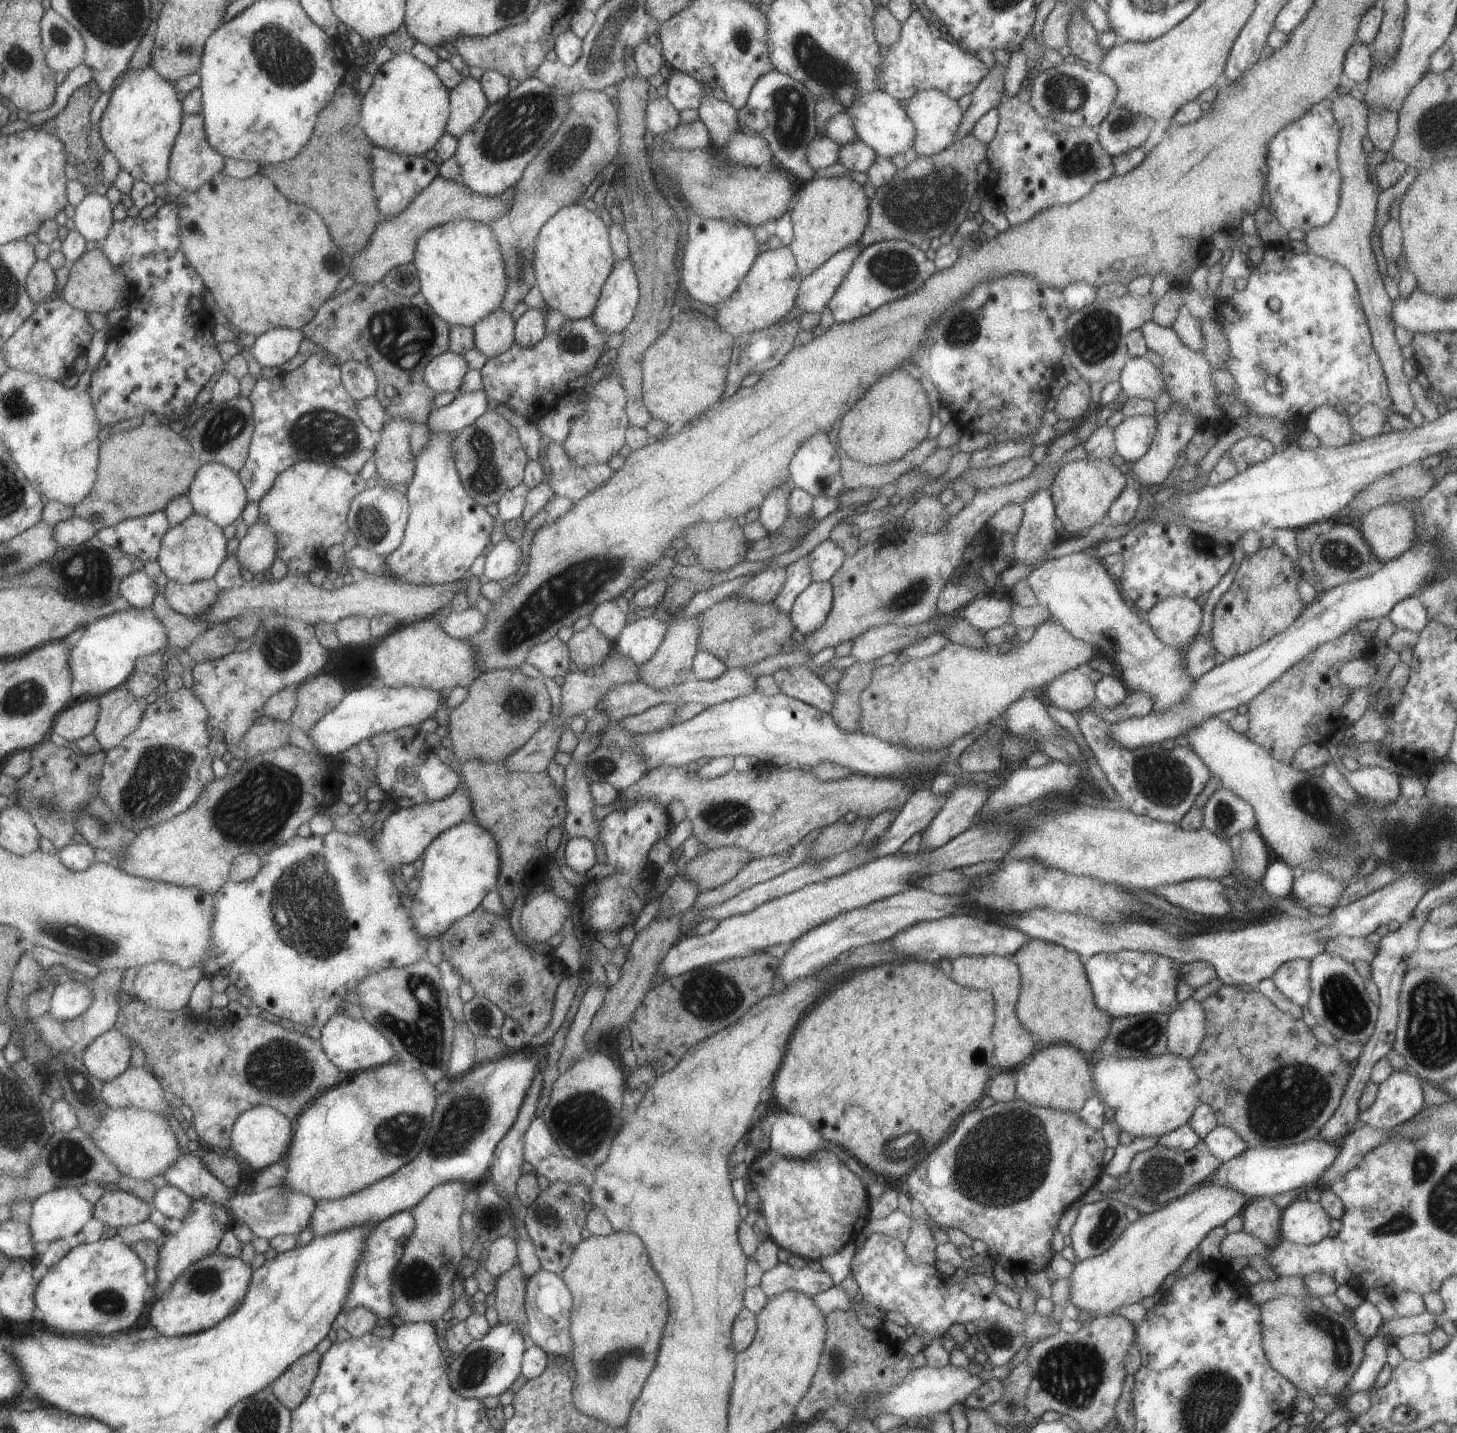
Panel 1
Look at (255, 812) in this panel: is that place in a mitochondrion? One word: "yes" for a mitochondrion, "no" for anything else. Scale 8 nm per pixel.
yes

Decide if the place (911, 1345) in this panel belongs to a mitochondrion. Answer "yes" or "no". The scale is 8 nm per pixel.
no

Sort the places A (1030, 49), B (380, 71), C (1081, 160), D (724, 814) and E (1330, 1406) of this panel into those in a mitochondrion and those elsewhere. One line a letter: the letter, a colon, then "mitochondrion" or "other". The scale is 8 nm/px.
A: other
B: other
C: mitochondrion
D: mitochondrion
E: other

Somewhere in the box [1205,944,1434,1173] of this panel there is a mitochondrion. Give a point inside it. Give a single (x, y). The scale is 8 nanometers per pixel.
(1284, 1103)

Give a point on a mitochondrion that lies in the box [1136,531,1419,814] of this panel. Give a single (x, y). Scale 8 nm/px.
(1339, 553)

